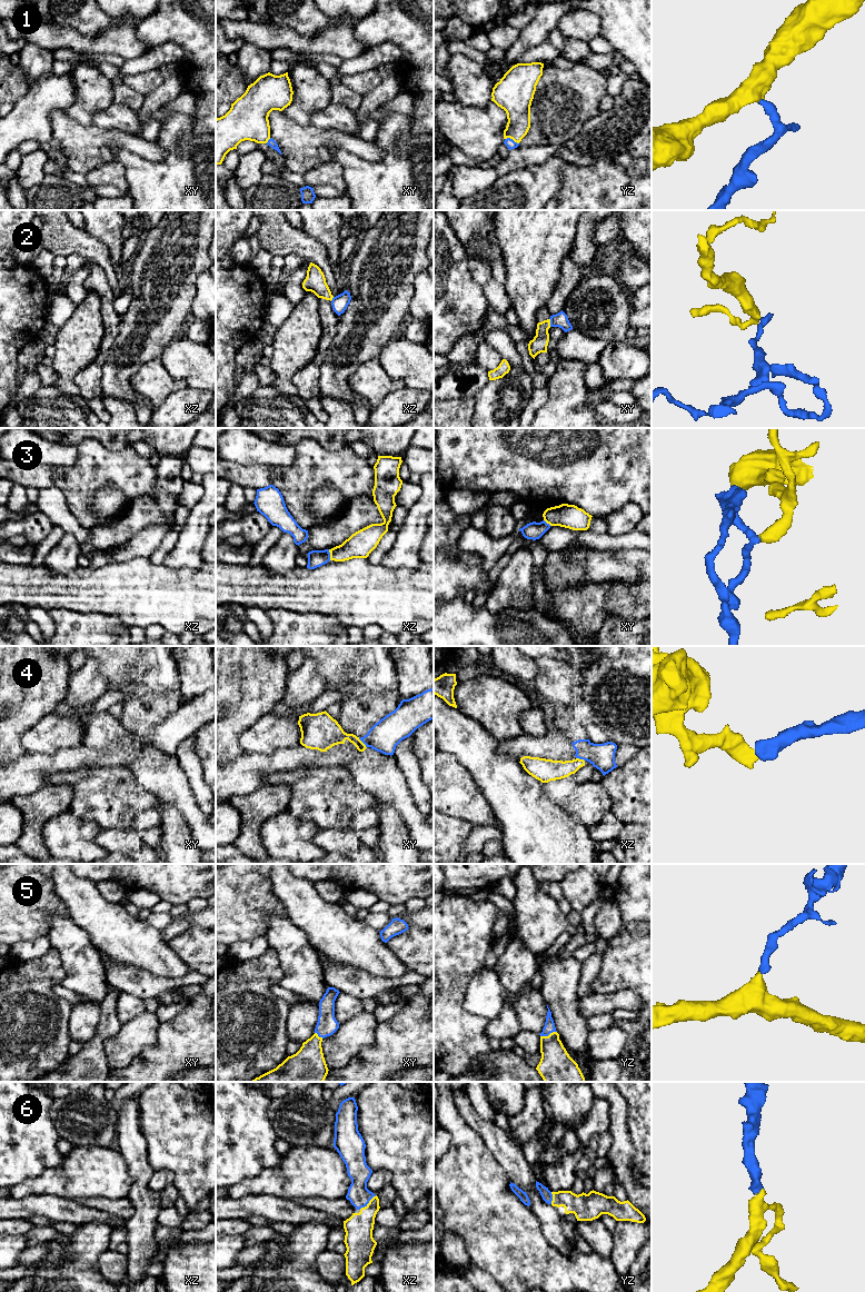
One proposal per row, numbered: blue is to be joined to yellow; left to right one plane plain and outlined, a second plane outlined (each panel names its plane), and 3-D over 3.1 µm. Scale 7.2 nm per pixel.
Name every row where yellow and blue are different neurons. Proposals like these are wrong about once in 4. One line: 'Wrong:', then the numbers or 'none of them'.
Wrong: 2, 3, 4

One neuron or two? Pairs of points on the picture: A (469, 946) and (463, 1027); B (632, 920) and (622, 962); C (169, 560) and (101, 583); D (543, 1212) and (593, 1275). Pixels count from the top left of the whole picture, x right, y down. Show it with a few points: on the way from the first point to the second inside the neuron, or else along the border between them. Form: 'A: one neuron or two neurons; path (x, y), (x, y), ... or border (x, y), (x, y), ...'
A: one neuron; path (455, 966), (455, 1007)
B: one neuron; path (632, 930), (632, 952)
C: two neurons; border (162, 564), (169, 567), (189, 568)
D: two neurons; border (544, 1235), (563, 1253), (572, 1254)

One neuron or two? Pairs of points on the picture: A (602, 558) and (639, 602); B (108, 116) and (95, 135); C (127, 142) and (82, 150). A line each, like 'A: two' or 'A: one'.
A: two
B: two
C: one

